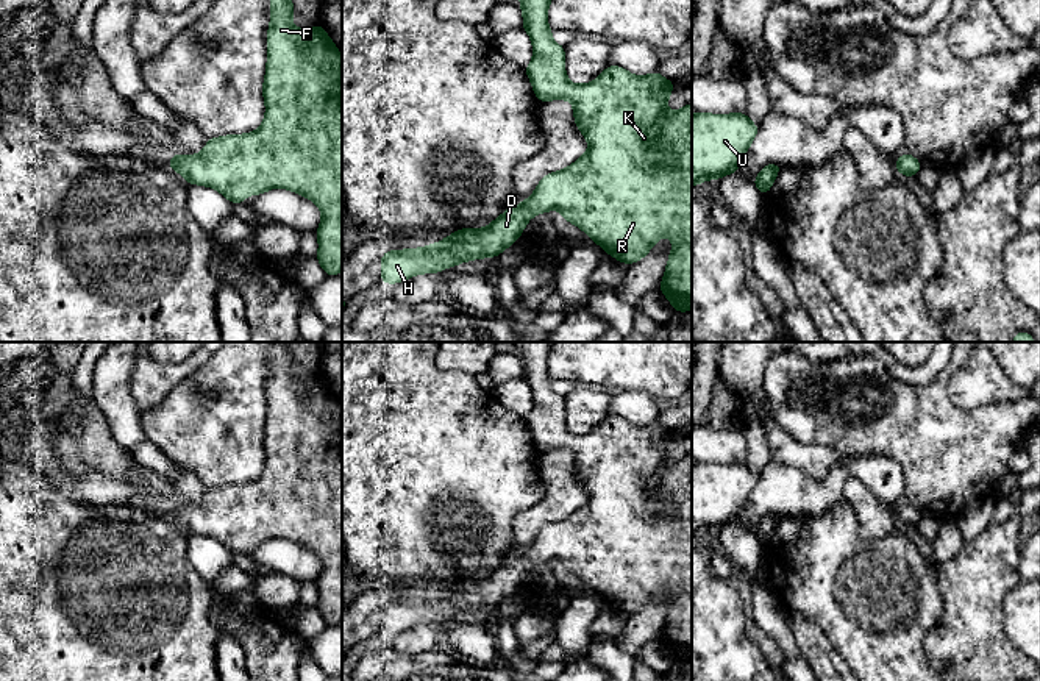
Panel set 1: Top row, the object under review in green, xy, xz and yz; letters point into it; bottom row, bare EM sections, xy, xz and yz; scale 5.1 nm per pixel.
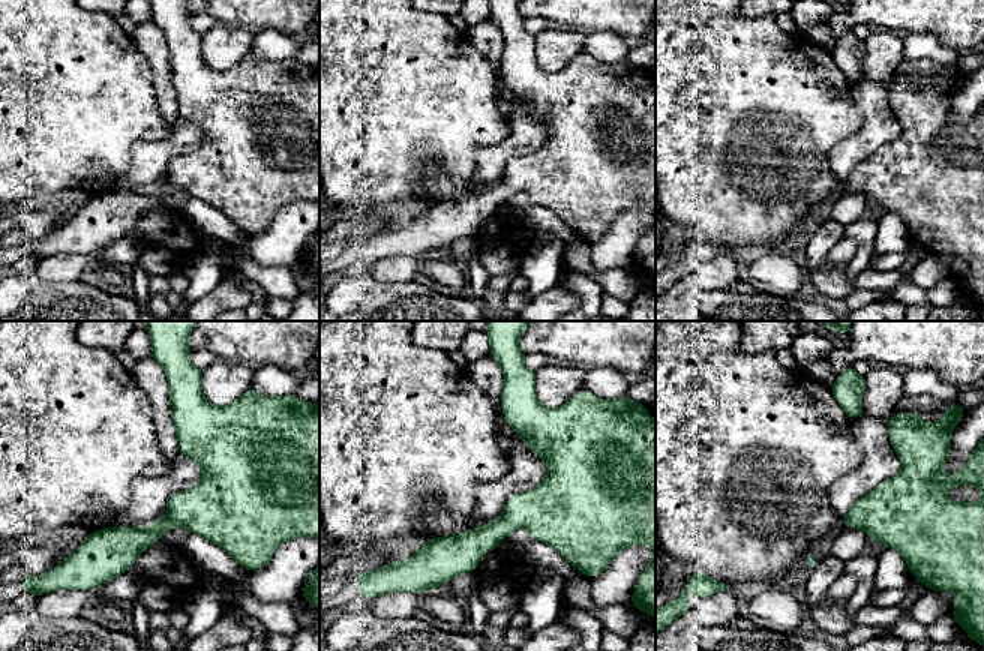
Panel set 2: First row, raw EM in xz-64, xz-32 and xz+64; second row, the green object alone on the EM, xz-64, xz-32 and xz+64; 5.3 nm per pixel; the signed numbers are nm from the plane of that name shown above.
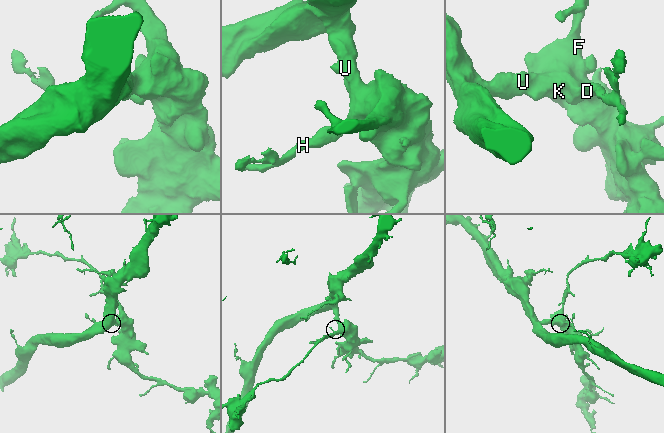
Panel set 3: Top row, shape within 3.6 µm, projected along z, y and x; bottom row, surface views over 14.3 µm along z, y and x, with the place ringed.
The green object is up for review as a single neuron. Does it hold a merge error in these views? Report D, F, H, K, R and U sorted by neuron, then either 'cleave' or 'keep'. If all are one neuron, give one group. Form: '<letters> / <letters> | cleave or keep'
D F H K R U | keep

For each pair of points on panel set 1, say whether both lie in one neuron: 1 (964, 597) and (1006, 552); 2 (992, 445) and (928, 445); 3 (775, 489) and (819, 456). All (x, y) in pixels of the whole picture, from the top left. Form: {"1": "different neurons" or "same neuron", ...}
{"1": "same neuron", "2": "same neuron", "3": "different neurons"}

